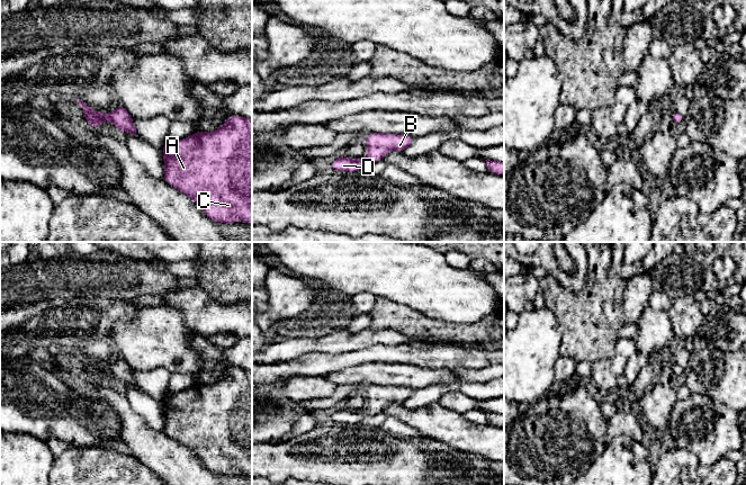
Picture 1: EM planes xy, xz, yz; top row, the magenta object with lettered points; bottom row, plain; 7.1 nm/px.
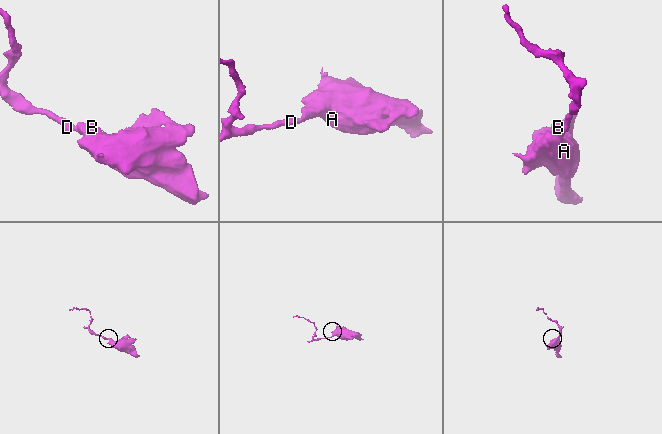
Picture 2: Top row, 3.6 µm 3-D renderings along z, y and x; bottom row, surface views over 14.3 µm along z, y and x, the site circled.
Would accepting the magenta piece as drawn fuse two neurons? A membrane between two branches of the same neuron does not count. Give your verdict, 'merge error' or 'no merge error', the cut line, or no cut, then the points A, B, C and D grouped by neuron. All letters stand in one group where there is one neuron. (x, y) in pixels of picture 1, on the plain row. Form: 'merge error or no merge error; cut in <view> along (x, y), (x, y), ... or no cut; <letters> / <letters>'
no merge error; no cut; A B C D

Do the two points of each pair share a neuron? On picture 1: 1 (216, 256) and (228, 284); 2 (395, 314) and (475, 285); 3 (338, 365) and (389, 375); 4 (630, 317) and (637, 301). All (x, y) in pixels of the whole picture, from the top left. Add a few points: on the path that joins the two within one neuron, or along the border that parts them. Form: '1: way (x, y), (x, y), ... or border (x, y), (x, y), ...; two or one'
1: way (219, 262), (228, 271), (228, 277); one
2: border (385, 298), (406, 305), (434, 319); two
3: border (375, 361), (331, 371), (326, 376); two
4: way (631, 313), (632, 305); one

